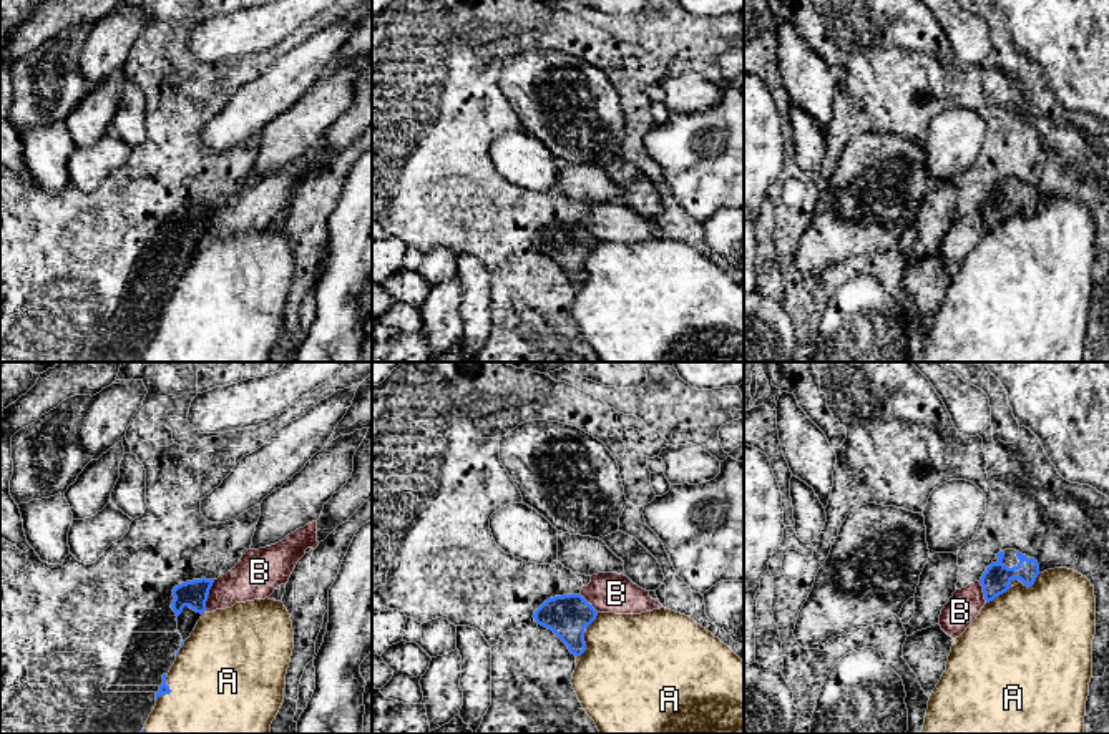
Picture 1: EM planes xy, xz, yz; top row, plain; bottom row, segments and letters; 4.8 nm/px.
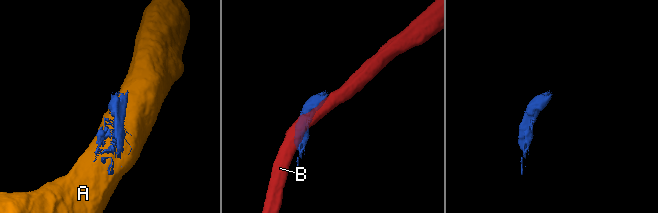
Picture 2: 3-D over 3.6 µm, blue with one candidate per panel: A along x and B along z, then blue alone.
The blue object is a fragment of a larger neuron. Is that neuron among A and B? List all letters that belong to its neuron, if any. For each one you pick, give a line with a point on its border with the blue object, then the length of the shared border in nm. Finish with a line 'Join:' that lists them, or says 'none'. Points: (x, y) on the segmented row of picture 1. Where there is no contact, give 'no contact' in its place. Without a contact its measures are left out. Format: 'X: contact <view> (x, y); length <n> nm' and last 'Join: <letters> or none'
Join: none

